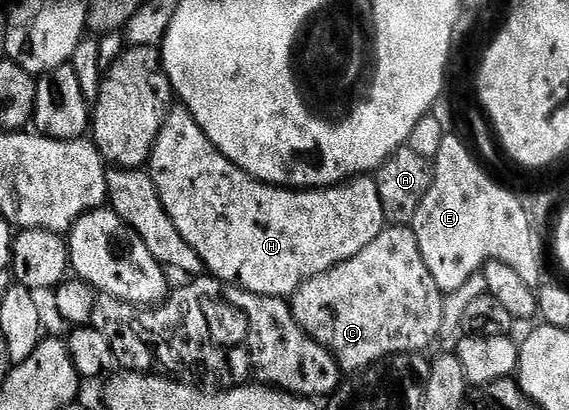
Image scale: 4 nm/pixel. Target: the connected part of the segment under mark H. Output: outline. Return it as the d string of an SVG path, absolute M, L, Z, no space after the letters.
M181 104L175 105L166 117L150 154L148 169L168 216L172 216L180 236L191 246L200 262L210 269L207 271L221 282L231 282L265 298L289 299L304 280L328 272L336 264L356 256L356 252L364 252L364 248L368 248L368 244L372 244L388 225L373 177L359 176L339 186L309 190L271 186L269 182L244 172L233 158L225 158L208 140L198 119Z

